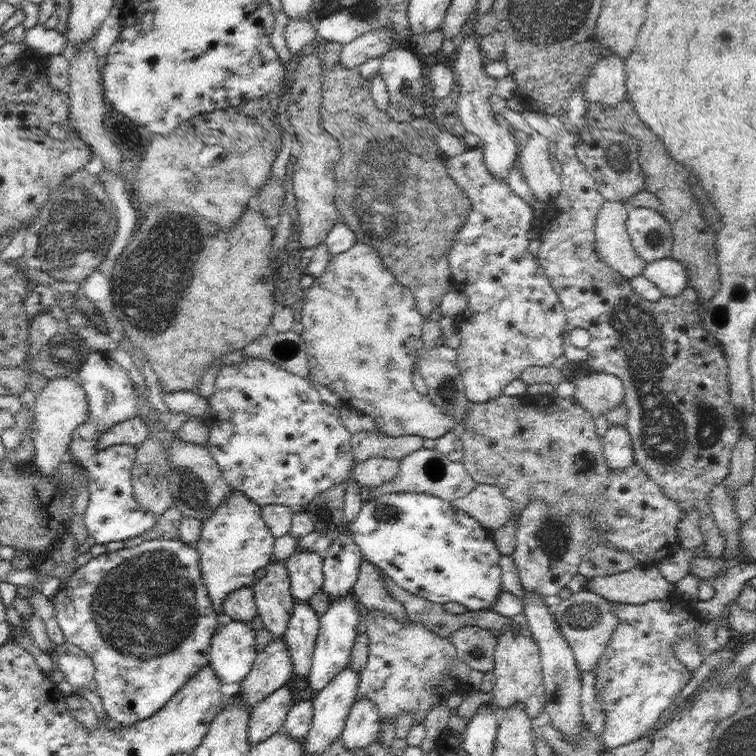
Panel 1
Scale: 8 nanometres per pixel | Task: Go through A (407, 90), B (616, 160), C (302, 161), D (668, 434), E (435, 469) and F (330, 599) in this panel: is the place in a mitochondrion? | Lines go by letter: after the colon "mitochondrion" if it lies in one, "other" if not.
A: mitochondrion
B: mitochondrion
C: other
D: mitochondrion
E: mitochondrion
F: other

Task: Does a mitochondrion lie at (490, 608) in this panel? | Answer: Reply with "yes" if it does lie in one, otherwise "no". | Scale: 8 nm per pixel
no

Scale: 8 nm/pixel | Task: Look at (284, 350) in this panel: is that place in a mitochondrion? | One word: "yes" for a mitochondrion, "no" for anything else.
yes

